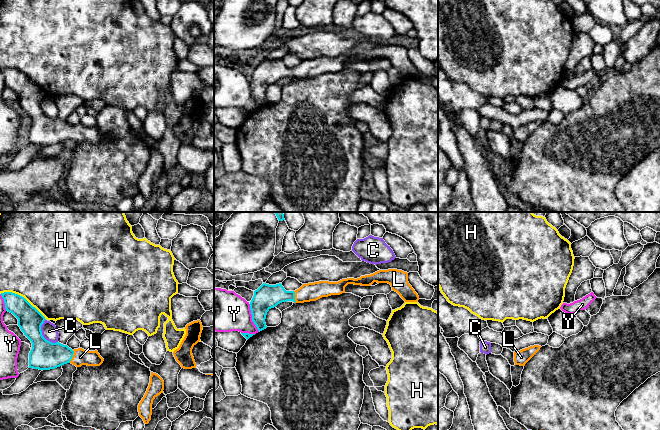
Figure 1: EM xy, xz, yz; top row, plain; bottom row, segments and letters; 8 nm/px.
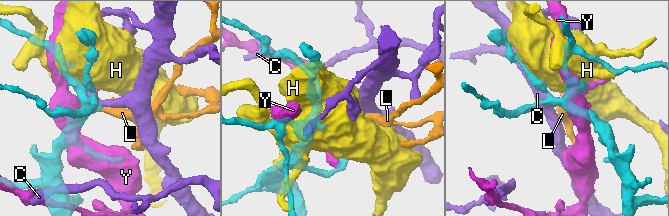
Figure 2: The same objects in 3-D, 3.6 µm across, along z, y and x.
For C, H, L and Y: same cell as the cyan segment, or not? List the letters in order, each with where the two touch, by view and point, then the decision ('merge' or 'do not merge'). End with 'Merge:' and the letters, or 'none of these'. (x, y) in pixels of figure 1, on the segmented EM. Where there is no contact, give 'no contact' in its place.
C: meets cyan in xy at (41, 334); do not merge
H: meets cyan in xy at (23, 297); do not merge
L: meets cyan in xy at (72, 356); merge
Y: meets cyan in xz at (252, 318); do not merge
Merge: L

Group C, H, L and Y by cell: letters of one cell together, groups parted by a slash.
C / H / L / Y

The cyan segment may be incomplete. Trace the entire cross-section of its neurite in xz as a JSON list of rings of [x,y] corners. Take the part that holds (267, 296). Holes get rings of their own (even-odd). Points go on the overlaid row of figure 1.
[[[397,269],[379,270],[357,279],[347,278],[338,282],[319,281],[303,284],[295,291],[286,291],[281,283],[276,285],[263,283],[254,291],[254,296],[250,302],[252,321],[260,332],[267,328],[265,323],[267,312],[282,302],[316,301],[322,297],[345,293],[345,287],[348,284],[370,286],[374,282],[390,284],[392,290],[397,292],[405,302],[417,302],[419,300],[418,294],[408,282],[408,273]]]

